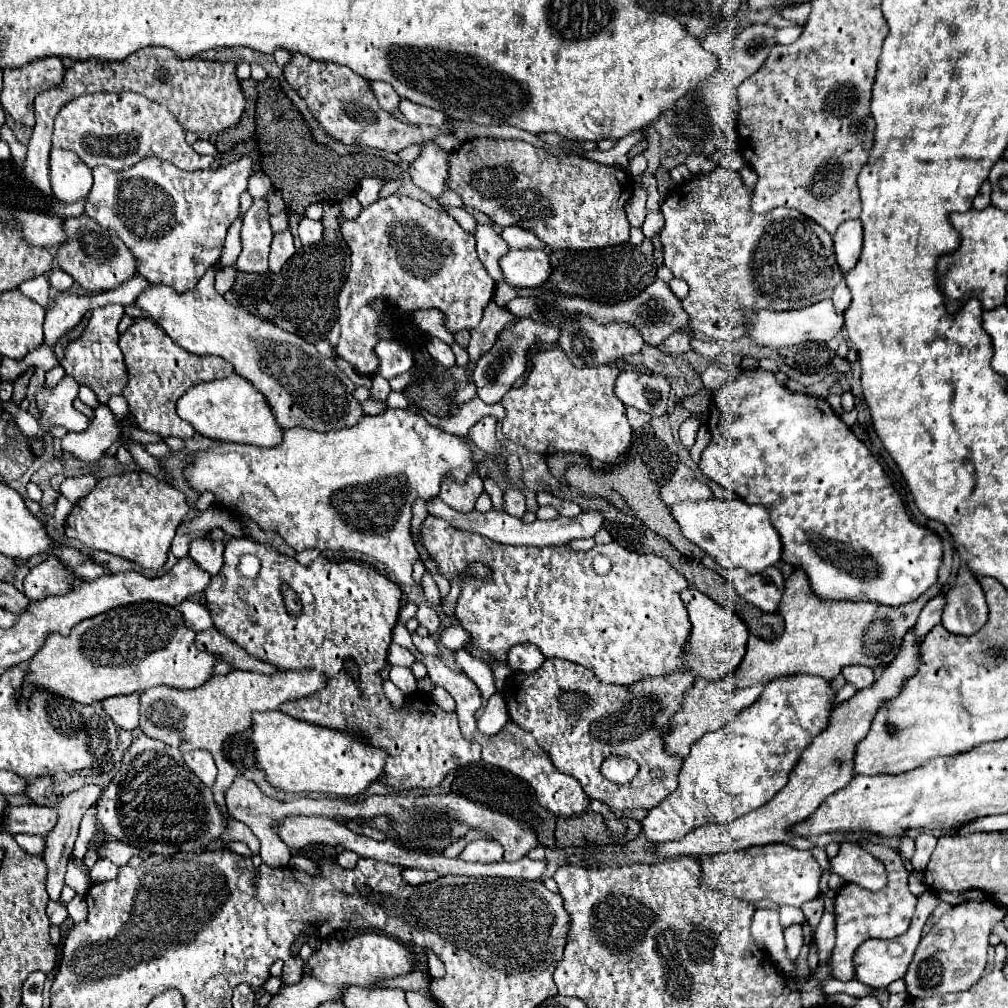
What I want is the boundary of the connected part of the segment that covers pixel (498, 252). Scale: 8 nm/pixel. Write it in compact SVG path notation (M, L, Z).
M478 223L474 237L476 237L476 243L478 243L478 257L480 257L480 261L488 269L490 277L496 283L500 283L502 281L502 273L500 273L500 267L498 267L498 259L502 255L506 255L510 251L510 247L506 247L506 241L502 239L500 233L496 233L492 229L492 225Z

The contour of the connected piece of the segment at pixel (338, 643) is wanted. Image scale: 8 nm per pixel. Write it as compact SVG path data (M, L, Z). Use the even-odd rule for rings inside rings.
M230 539L224 549L224 565L218 575L212 577L212 583L206 589L208 609L214 619L214 627L236 641L248 653L274 663L284 669L314 669L322 671L328 677L328 687L310 697L282 703L280 711L292 717L298 717L308 723L316 723L332 729L348 729L360 731L370 743L378 747L386 747L390 757L386 763L386 777L382 783L396 789L422 787L430 789L440 785L440 781L458 767L480 761L480 745L470 743L462 737L458 729L458 719L454 713L442 711L430 697L420 699L416 693L406 697L404 707L394 707L382 691L382 679L379 671L387 664L388 648L392 642L392 629L398 621L402 591L390 581L386 575L374 571L374 567L364 563L342 561L334 563L326 557L316 557L310 565L300 565L296 559L280 553L272 545L258 543L254 539ZM244 553L260 553L262 569L256 579L246 579L238 573L238 557ZM287 585L298 594L302 603L300 615L290 615L286 609L286 601L280 590Z

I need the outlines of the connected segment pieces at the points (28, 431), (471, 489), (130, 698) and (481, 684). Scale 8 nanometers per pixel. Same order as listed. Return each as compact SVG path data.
M14 405L12 415L16 417L16 423L18 423L20 431L22 431L26 437L32 439L32 437L36 437L36 435L40 433L40 425L38 425L38 421L36 421L28 411L24 411L24 409L20 409L18 405Z
M472 475L464 485L458 485L458 483L450 483L450 481L444 481L442 483L442 491L440 491L440 499L450 505L452 509L456 511L462 511L462 513L468 513L474 509L474 503L476 499L482 495L482 479Z
M130 693L130 695L118 695L118 697L110 697L104 699L102 705L108 711L108 715L112 717L112 721L120 727L120 729L136 729L138 727L138 719L140 719L140 707L138 707L138 693Z
M456 651L456 663L476 683L484 701L490 699L496 693L492 673L486 667L486 663L482 663L482 659L474 659L474 655L470 655L466 651Z

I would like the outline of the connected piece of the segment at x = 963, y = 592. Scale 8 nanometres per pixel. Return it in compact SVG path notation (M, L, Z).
M966 569L958 573L958 579L948 597L950 599L942 615L942 625L950 633L972 635L986 623L988 607L982 585Z

